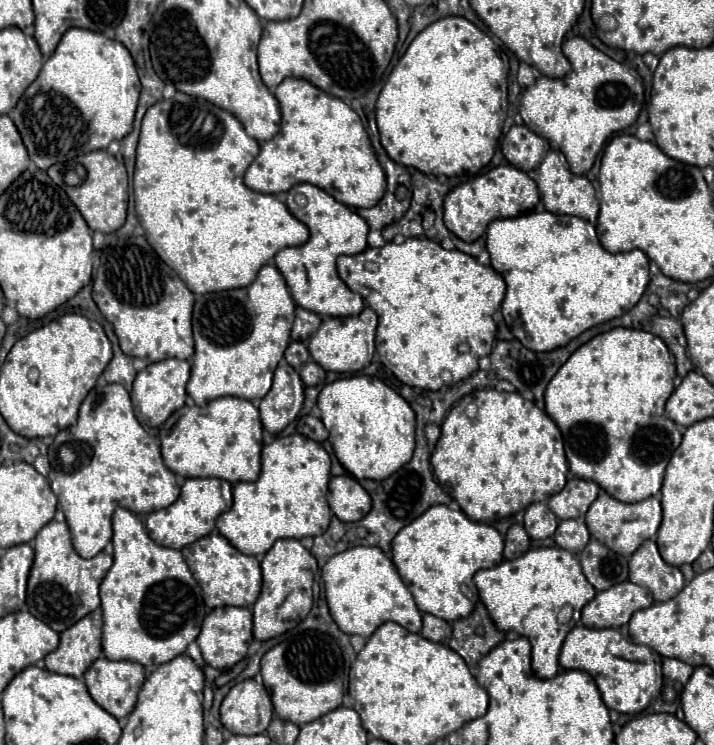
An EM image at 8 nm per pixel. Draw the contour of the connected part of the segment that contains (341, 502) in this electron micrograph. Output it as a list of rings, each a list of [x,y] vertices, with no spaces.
[[[348,474],[346,476],[334,476],[330,480],[328,504],[330,504],[332,512],[342,522],[358,522],[372,508],[372,500],[370,500],[368,492]]]

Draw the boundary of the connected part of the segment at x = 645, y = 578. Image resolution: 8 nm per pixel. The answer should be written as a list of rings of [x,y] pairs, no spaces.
[[[646,540],[630,558],[630,580],[648,588],[654,600],[664,602],[684,588],[680,568],[670,566],[658,554],[656,542]]]

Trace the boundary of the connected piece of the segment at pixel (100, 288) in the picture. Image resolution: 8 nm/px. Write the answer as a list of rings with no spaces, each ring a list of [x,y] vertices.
[[[106,234],[100,266],[94,274],[92,298],[102,316],[114,326],[120,348],[126,356],[142,358],[146,362],[192,358],[194,294],[186,288],[180,276],[158,258],[144,236]]]

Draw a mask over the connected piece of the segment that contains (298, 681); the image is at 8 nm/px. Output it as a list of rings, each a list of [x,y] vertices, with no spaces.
[[[318,630],[296,632],[290,640],[276,644],[262,656],[262,678],[272,698],[274,712],[278,718],[294,724],[308,724],[342,706],[342,676],[344,664],[338,644],[332,636]]]

